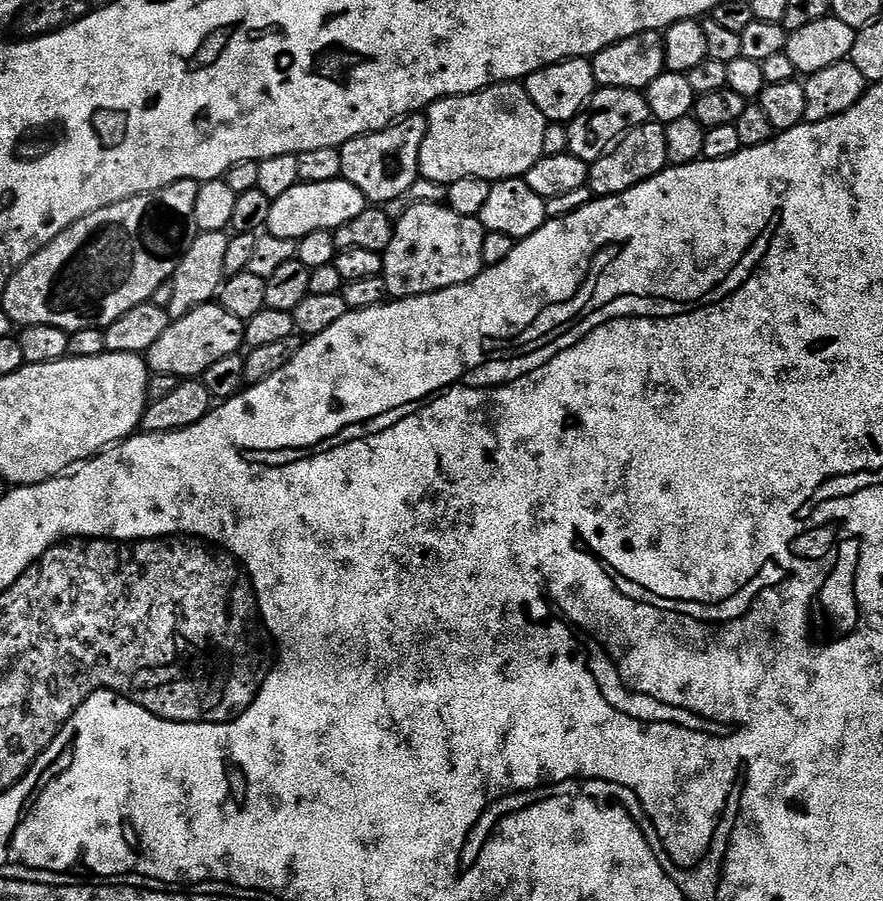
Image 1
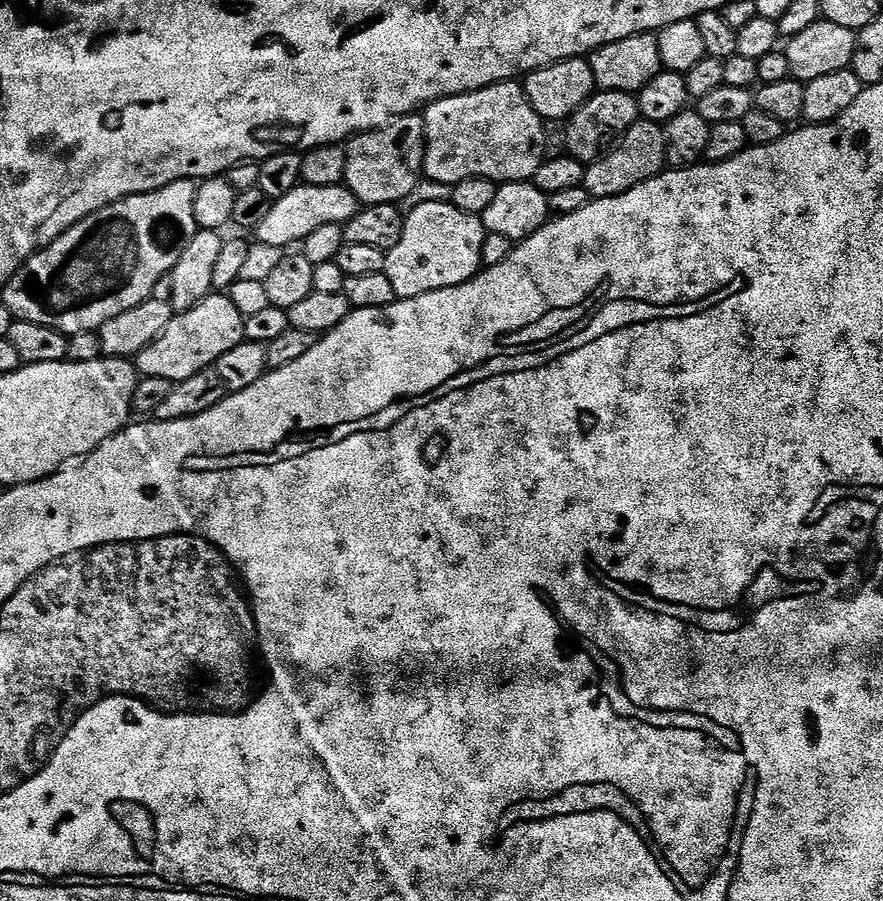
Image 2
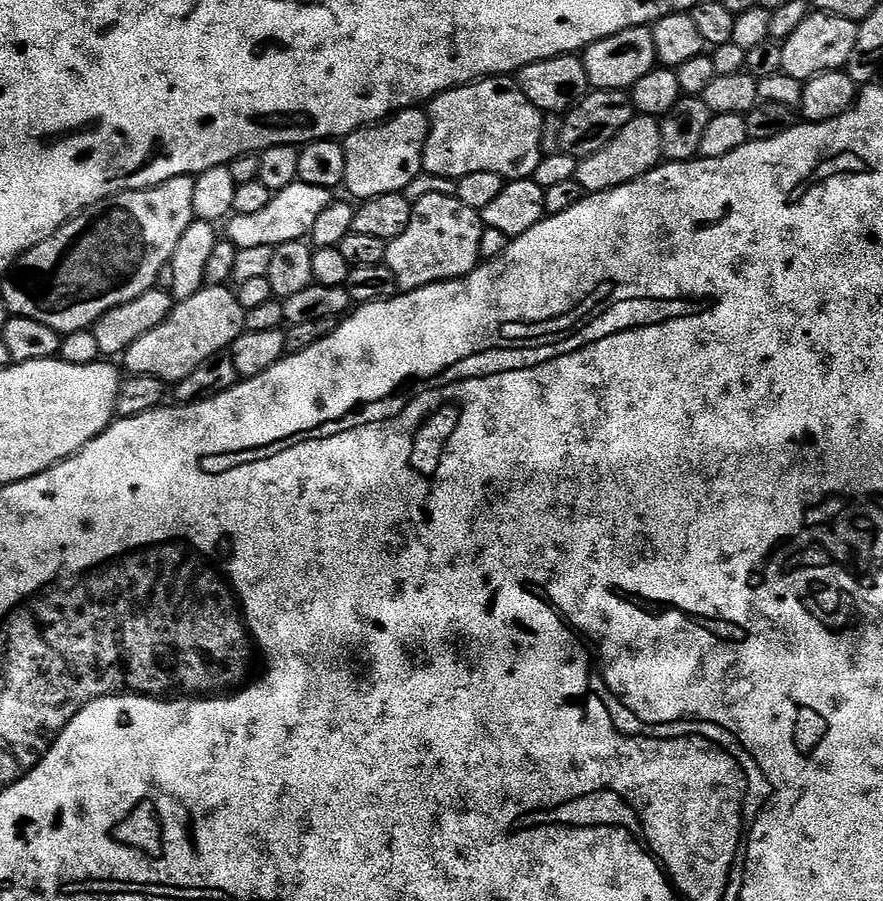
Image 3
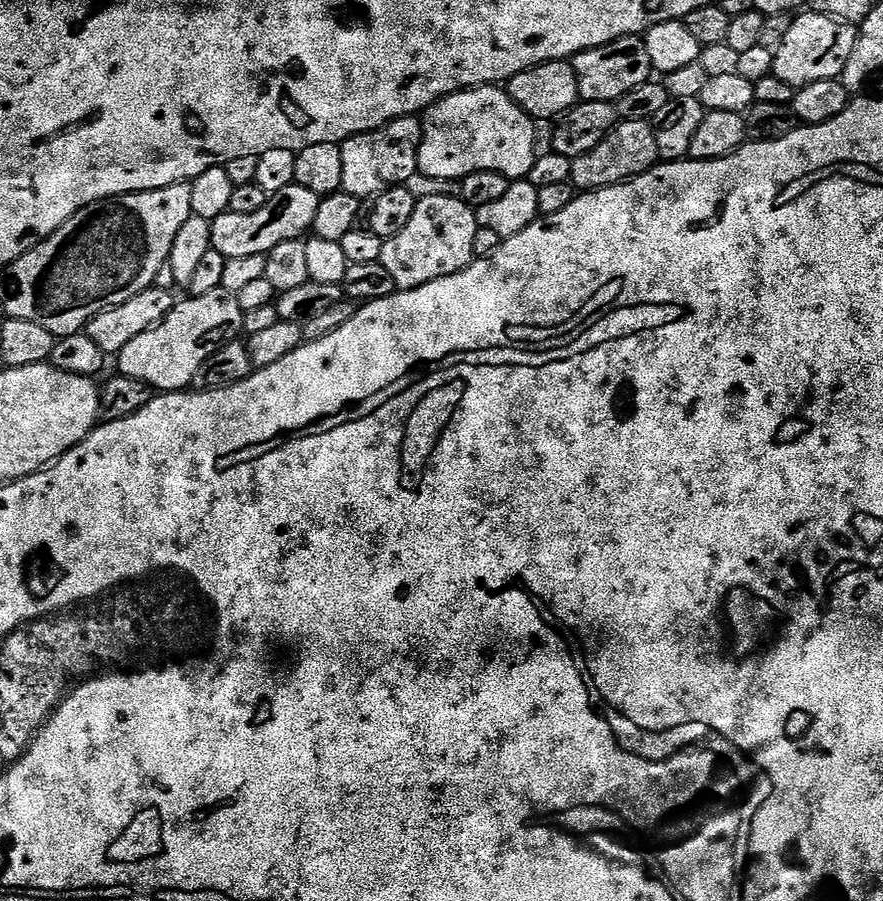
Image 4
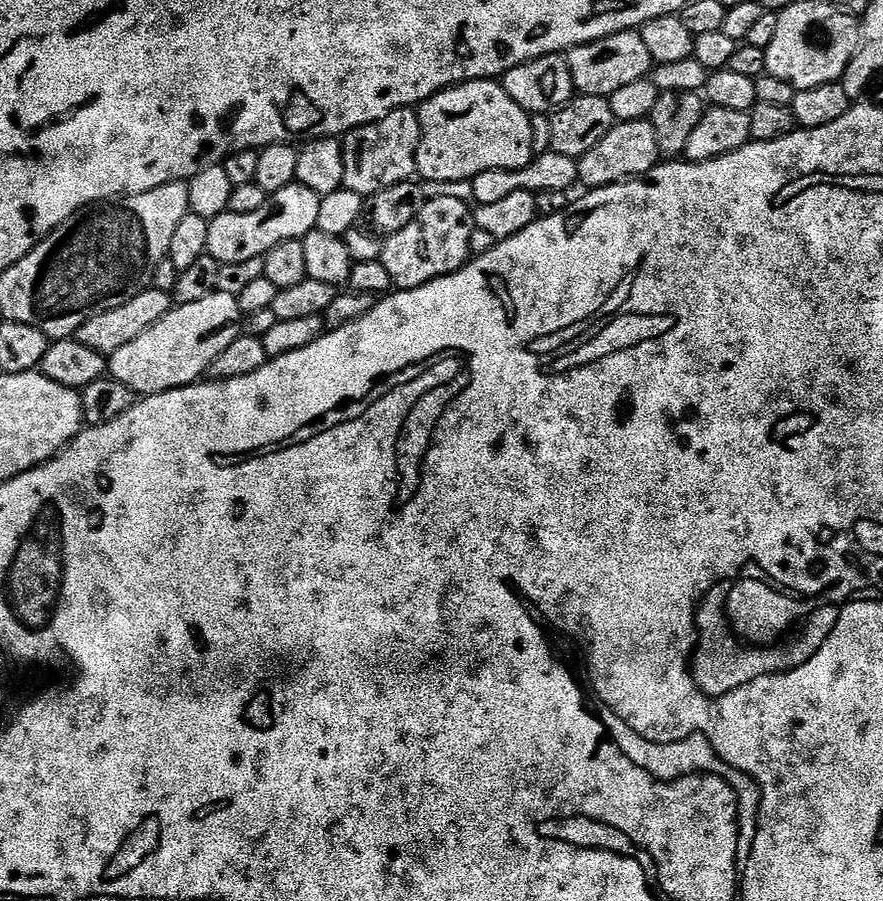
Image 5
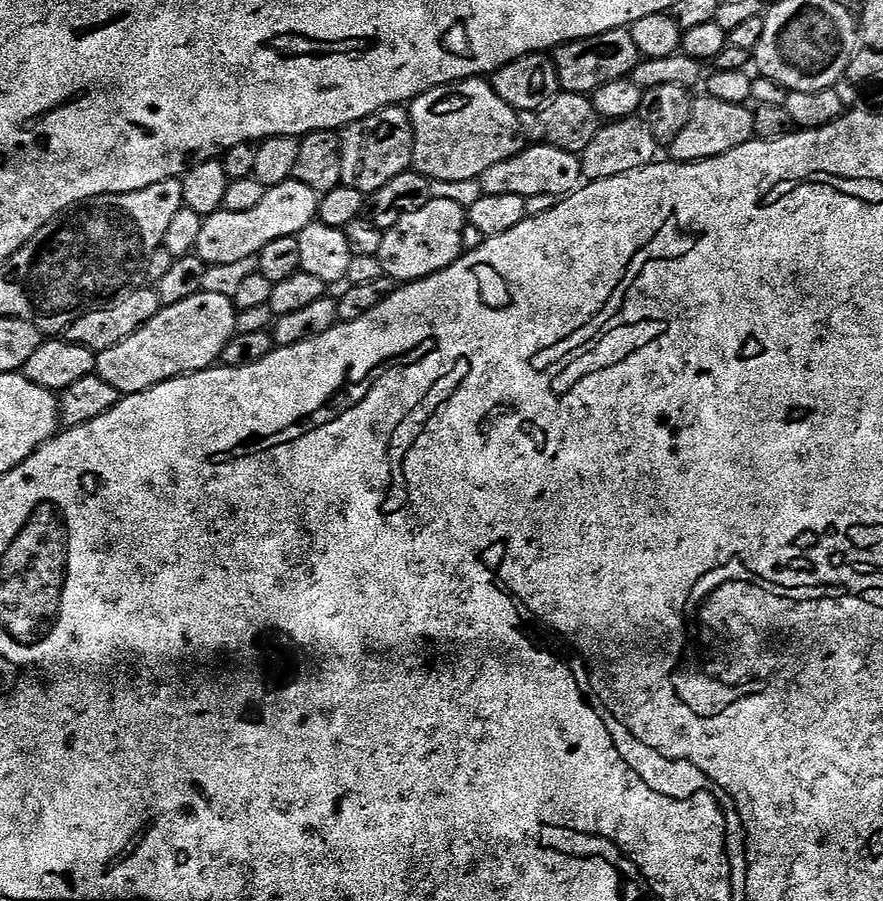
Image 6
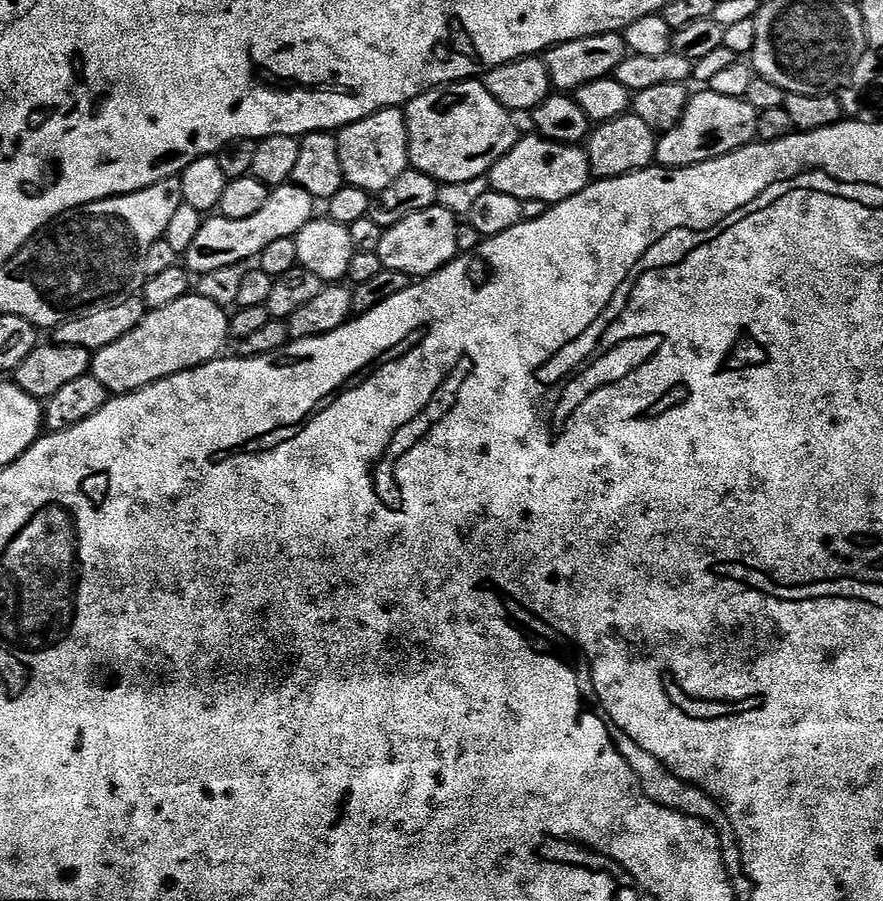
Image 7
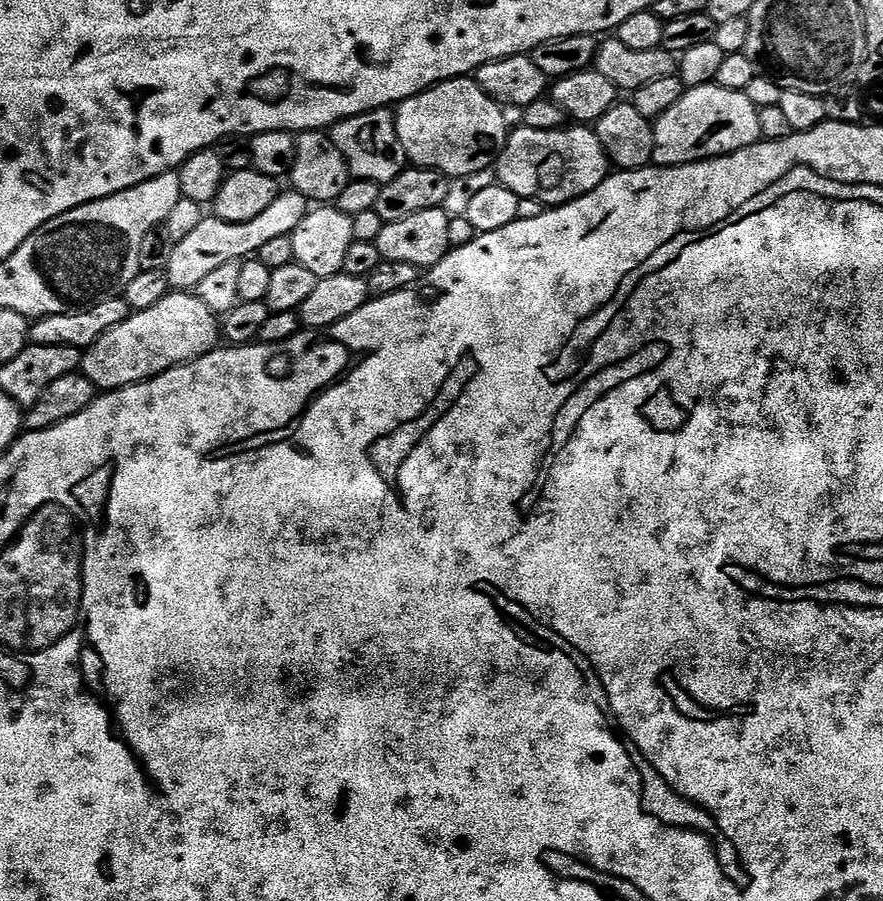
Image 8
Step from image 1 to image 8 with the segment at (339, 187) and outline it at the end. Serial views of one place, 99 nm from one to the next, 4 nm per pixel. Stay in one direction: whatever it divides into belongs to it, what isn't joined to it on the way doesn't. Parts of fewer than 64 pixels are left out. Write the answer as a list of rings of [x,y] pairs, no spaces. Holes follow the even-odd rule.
[[[291,190],[281,191],[258,214],[258,218],[250,218],[250,222],[241,224],[230,224],[215,218],[204,218],[186,238],[175,241],[176,248],[166,256],[166,280],[173,289],[176,290],[195,290],[206,278],[206,274],[211,274],[213,270],[218,270],[218,266],[223,266],[225,262],[243,261],[253,254],[259,253],[266,242],[271,242],[273,238],[291,236],[292,231],[302,222],[302,218],[310,211],[310,201],[304,196],[299,196],[297,192]]]

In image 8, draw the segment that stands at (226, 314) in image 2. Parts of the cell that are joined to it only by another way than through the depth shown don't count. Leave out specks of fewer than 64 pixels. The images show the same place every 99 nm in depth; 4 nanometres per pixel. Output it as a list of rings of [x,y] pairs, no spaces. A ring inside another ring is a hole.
[[[172,290],[149,309],[133,311],[121,324],[111,328],[98,342],[94,342],[83,353],[82,374],[90,380],[97,390],[115,390],[131,384],[140,384],[143,380],[152,380],[161,376],[166,370],[176,368],[179,364],[204,356],[217,347],[218,316],[188,290]]]

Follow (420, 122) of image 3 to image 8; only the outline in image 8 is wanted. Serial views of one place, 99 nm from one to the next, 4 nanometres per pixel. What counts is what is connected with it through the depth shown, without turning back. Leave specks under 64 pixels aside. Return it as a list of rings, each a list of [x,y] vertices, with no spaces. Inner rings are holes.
[[[375,108],[372,112],[363,112],[351,116],[349,120],[341,120],[339,124],[332,125],[330,139],[348,167],[348,175],[352,180],[369,180],[382,185],[390,182],[402,170],[402,153],[396,143],[396,117],[388,108]]]

